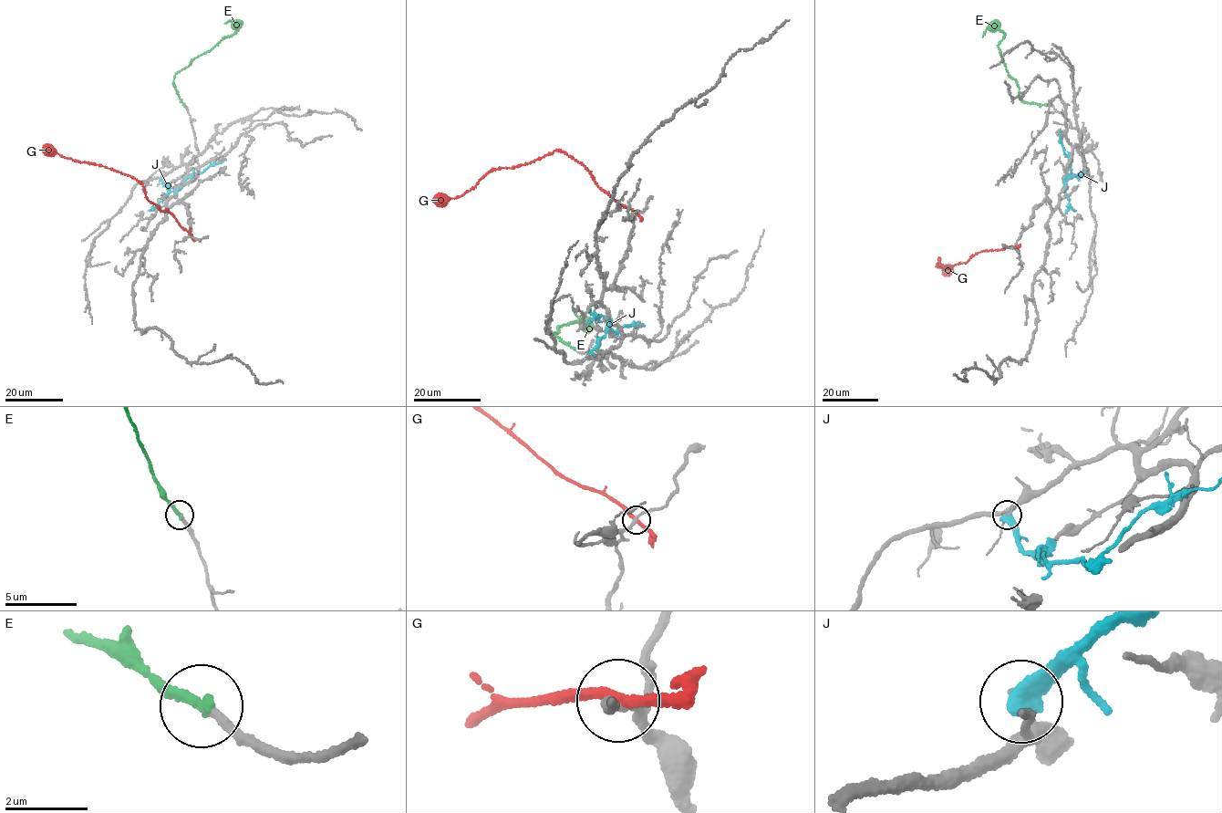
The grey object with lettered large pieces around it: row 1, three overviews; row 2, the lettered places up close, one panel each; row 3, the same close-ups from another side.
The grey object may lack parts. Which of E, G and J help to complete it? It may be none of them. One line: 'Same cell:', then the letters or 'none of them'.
Same cell: E

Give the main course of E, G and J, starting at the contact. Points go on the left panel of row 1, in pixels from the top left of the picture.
E: (184, 104), (174, 78), (221, 39), (234, 34), (236, 30), (232, 20), (224, 23)
G: (191, 236), (167, 210), (161, 211), (148, 201), (142, 184), (138, 180), (42, 148)
J: (160, 178), (162, 184), (177, 189), (189, 177), (226, 159)

